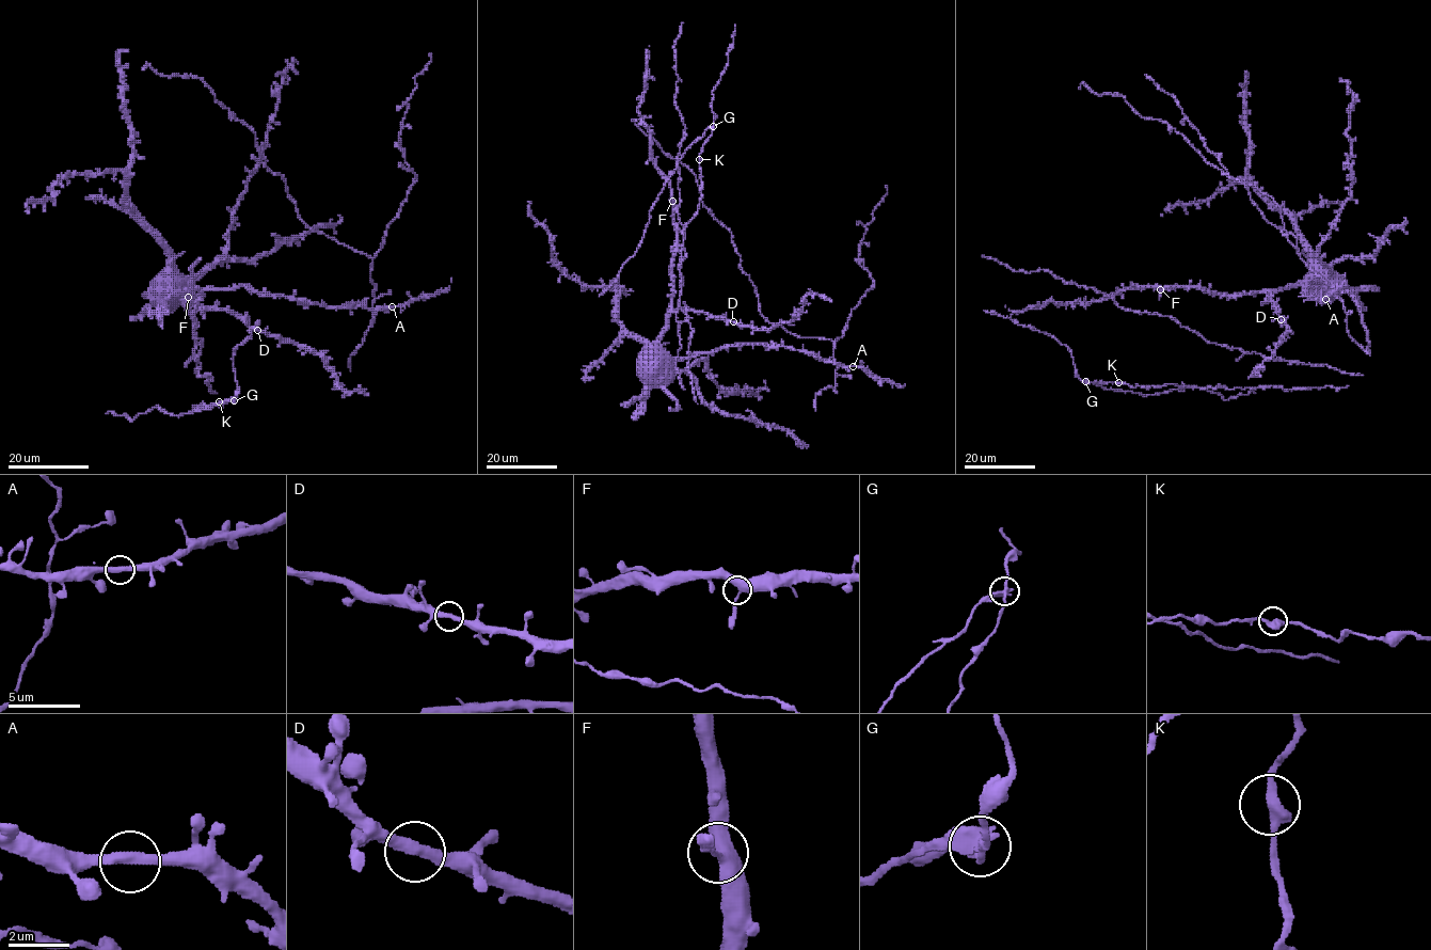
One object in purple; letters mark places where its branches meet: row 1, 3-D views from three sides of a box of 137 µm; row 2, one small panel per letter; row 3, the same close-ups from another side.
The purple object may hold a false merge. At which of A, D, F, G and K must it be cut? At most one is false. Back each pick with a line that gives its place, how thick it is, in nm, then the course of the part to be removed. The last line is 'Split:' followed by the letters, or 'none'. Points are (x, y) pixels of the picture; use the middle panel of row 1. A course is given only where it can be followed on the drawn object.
G: Place: (713, 126). Thickness 360 nm. Course of the part to remove: (713, 126), (678, 162), (650, 211), (640, 244), (622, 266), (617, 281), (599, 297)
Split: G

